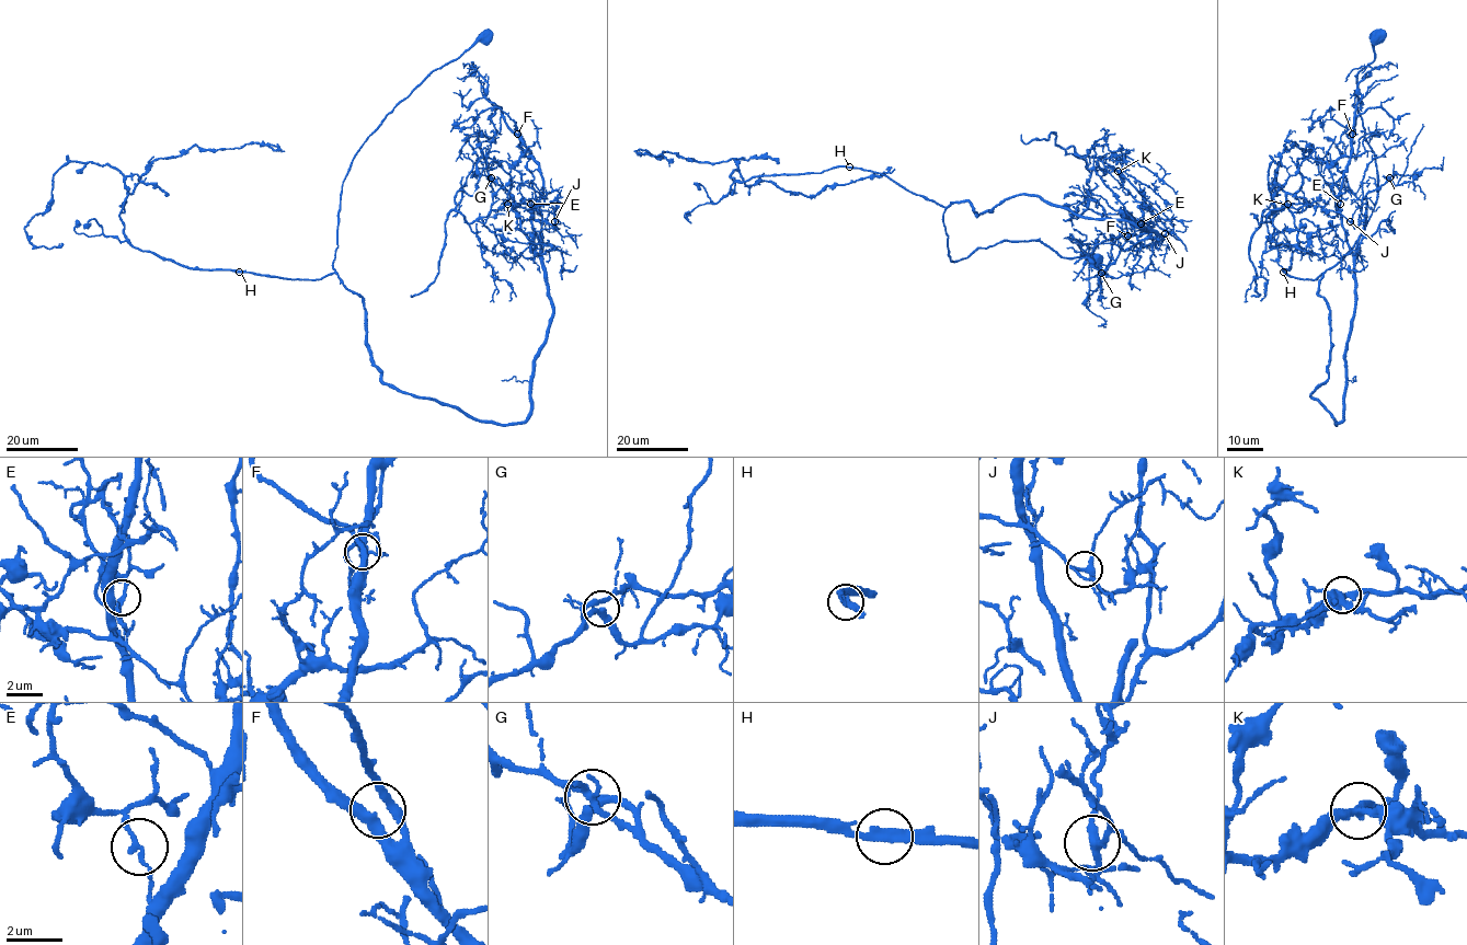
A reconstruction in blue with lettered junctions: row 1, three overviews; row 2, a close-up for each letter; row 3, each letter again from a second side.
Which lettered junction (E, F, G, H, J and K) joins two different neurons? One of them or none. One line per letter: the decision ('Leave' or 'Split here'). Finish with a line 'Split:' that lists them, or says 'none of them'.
E: Split here
F: Leave
G: Leave
H: Leave
J: Leave
K: Leave
Split: E

